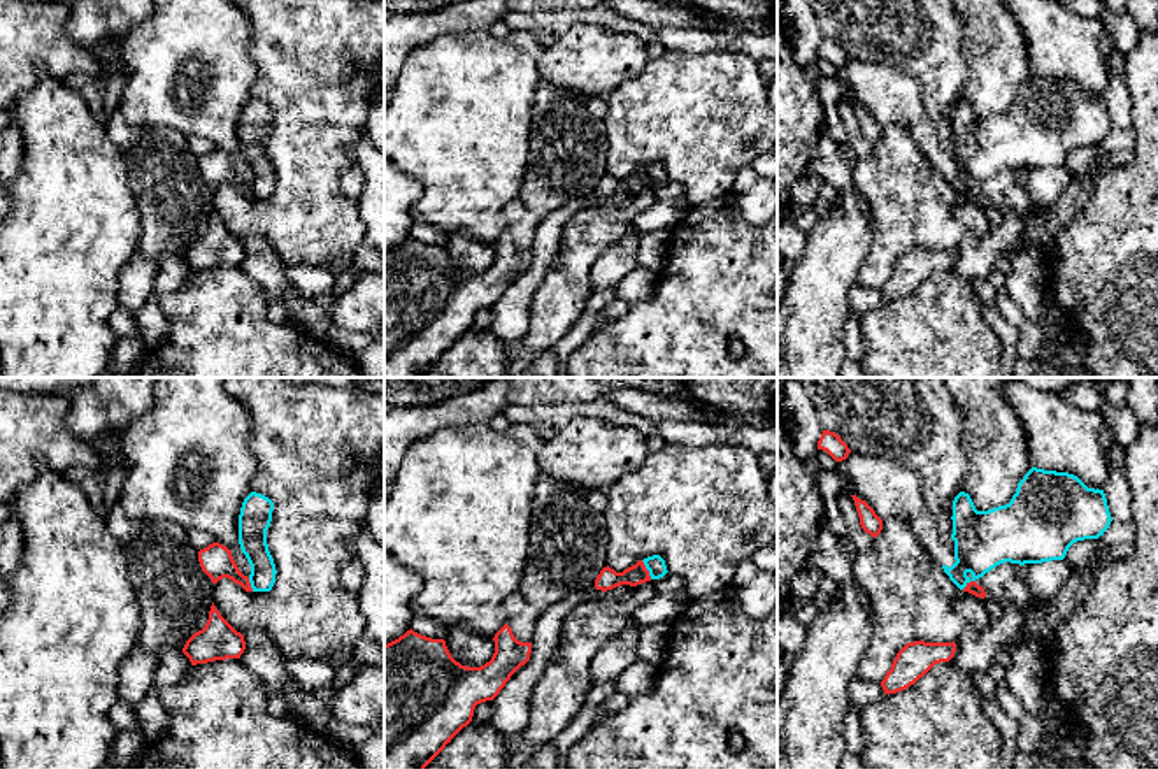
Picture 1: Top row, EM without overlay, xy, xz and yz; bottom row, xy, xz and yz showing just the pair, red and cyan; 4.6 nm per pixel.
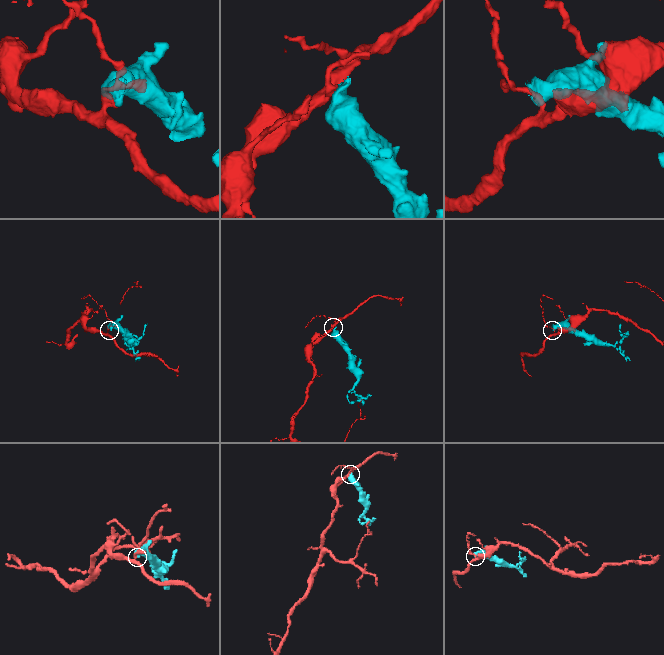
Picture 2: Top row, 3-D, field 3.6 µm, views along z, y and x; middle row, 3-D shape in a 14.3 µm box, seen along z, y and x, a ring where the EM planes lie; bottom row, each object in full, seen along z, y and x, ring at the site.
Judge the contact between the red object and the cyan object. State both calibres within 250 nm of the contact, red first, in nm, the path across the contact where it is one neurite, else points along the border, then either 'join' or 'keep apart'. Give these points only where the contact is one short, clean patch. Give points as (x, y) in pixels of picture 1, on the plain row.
90/90 nm | along xz (641, 167), (651, 185) | keep apart

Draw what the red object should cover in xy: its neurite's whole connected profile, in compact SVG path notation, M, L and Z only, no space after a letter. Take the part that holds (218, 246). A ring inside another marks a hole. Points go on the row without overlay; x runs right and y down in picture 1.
M212 209L205 234L186 248L182 260L189 265L191 272L197 272L240 265L244 256L244 242L221 223Z

